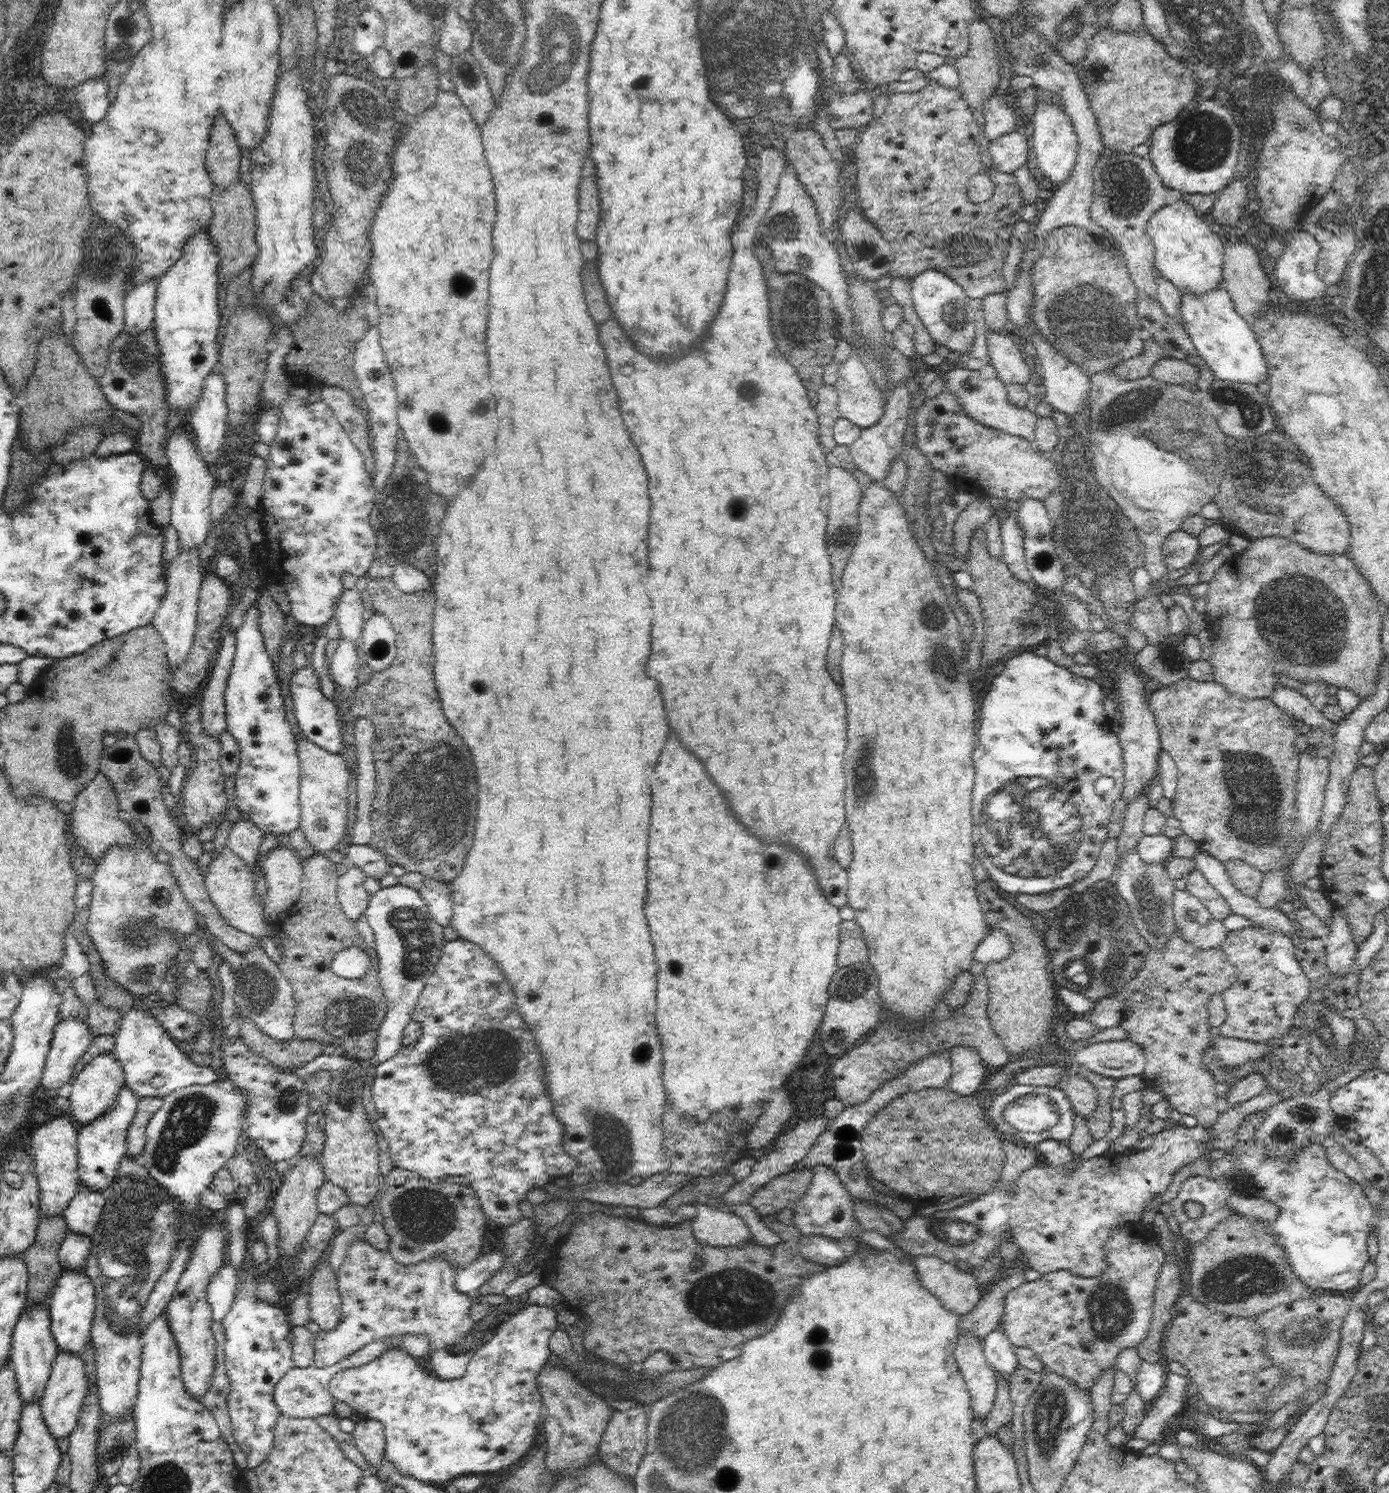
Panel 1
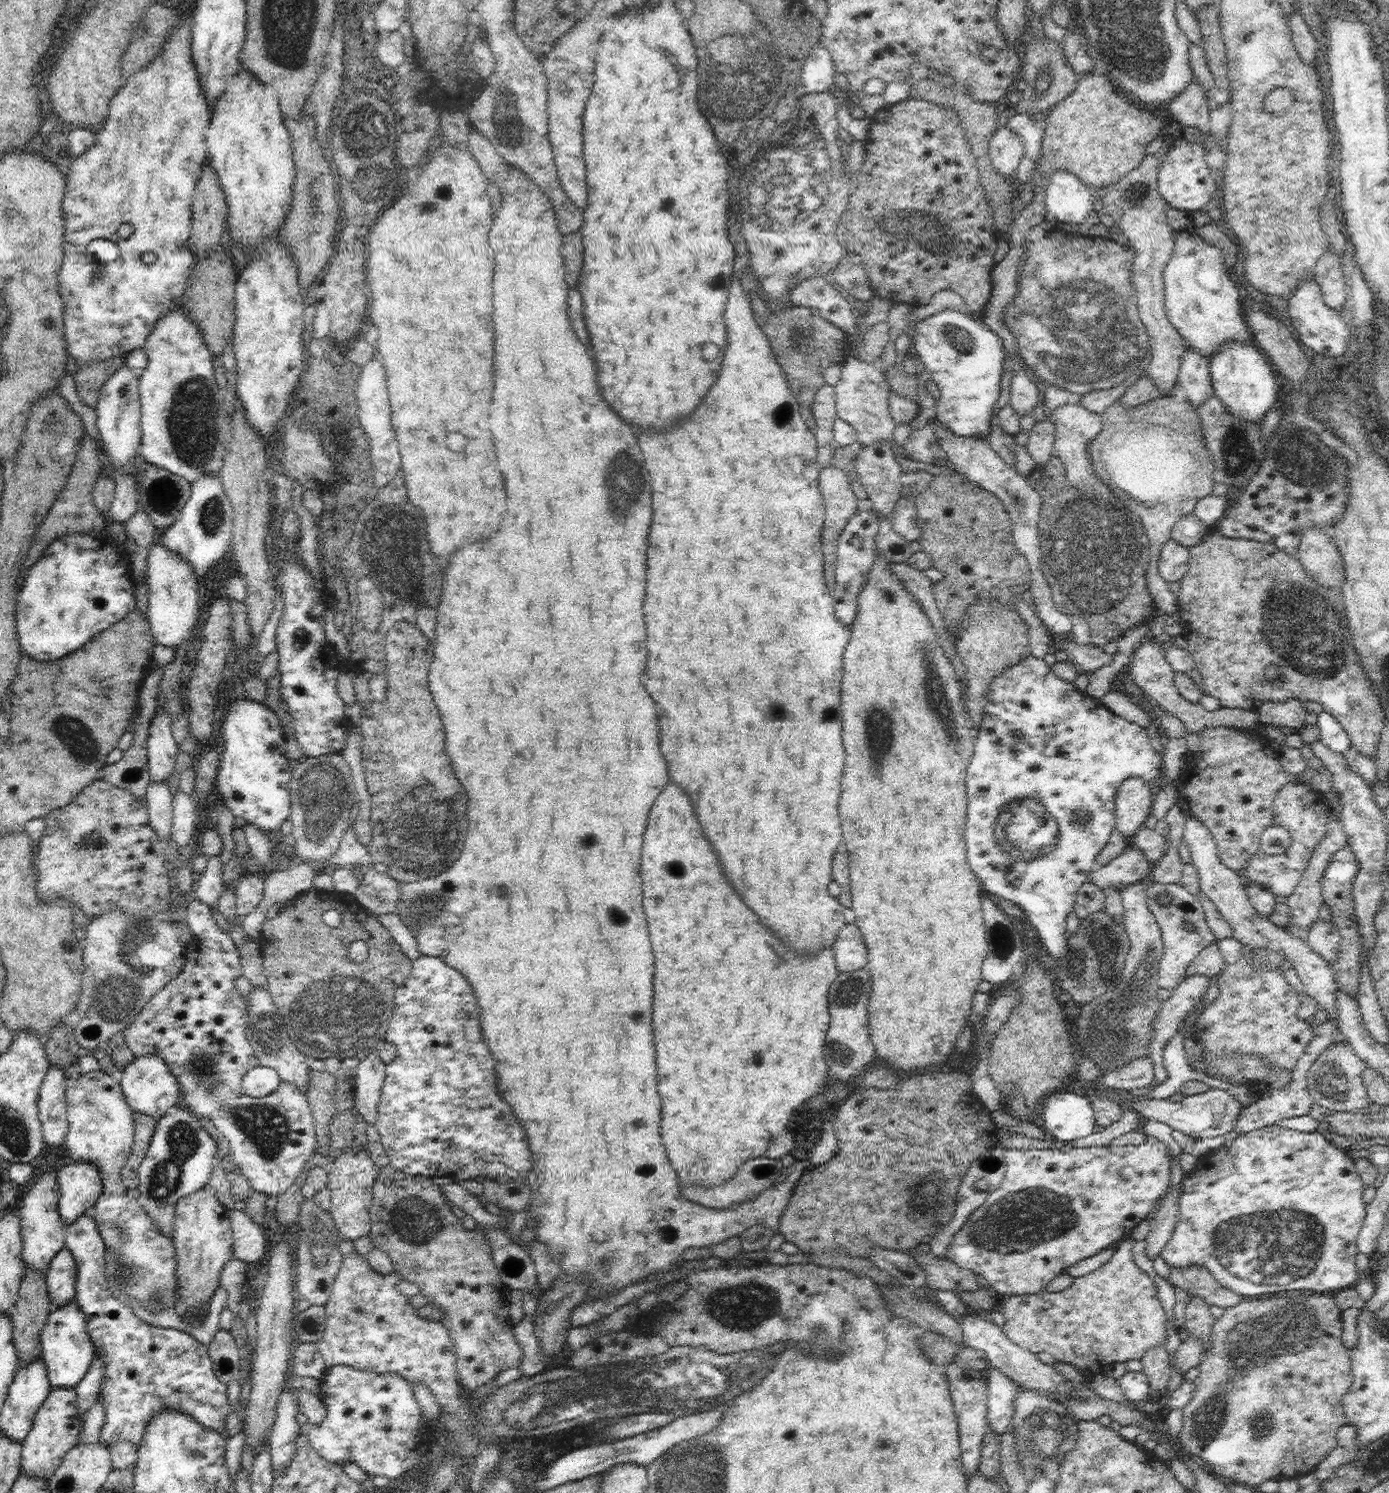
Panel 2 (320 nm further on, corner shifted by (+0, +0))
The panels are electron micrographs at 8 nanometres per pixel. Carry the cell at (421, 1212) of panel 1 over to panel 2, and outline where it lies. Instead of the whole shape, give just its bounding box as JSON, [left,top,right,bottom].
[368,1164,523,1393]

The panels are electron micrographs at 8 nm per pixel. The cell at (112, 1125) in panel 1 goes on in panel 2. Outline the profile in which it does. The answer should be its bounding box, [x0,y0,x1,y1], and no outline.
[57,1160,102,1224]

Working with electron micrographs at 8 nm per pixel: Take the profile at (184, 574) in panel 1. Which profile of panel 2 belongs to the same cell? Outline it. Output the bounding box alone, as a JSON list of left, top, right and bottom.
[147,705,178,782]

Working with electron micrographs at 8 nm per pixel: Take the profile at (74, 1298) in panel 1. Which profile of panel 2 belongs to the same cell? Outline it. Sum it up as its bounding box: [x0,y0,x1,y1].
[40,1298,95,1388]

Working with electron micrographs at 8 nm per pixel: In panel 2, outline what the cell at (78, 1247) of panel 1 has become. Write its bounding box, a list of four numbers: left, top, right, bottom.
[45,1247,77,1310]

